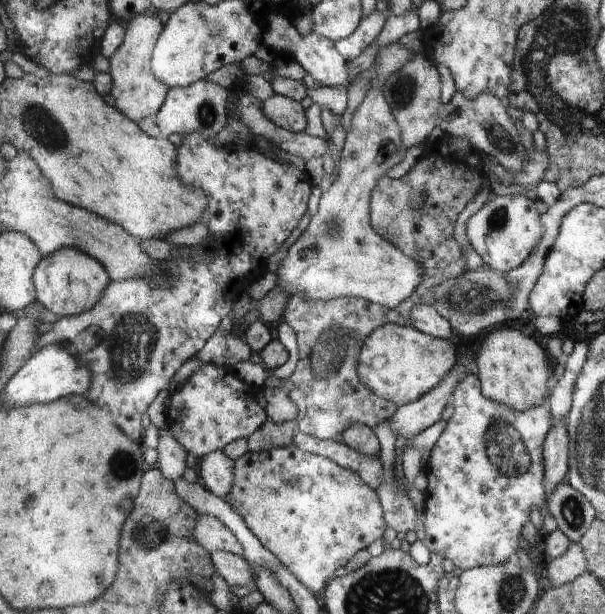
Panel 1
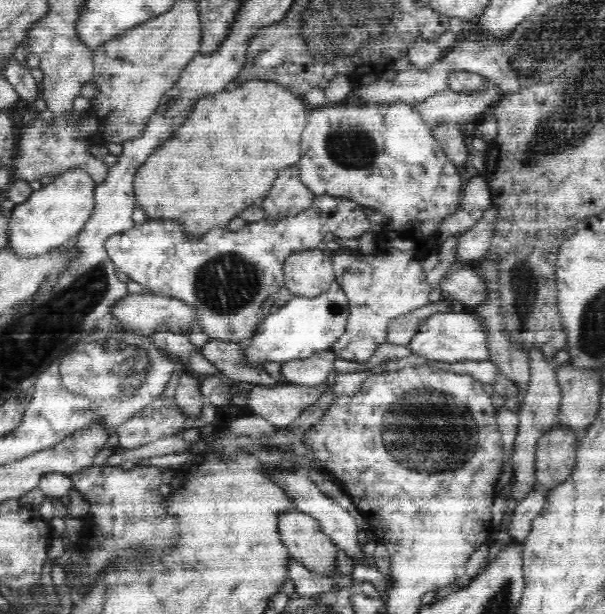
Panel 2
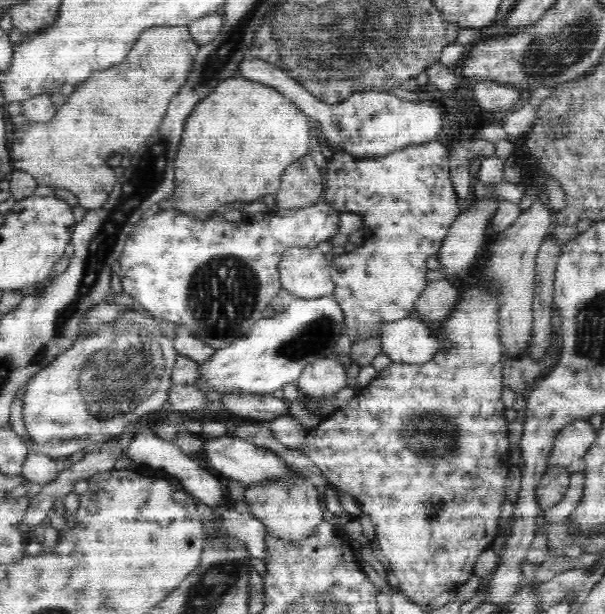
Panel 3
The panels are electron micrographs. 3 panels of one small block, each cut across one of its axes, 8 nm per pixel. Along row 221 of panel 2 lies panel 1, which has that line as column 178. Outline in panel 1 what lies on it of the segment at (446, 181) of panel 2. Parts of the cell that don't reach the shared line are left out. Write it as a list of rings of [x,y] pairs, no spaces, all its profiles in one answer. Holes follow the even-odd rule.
[[[204,363],[188,377],[182,388],[170,391],[165,408],[166,426],[187,454],[192,454],[196,459],[204,458],[214,450],[222,450],[240,438],[247,439],[268,418],[256,404],[256,394],[261,392],[261,388],[246,384],[232,372],[226,372],[227,368]]]

